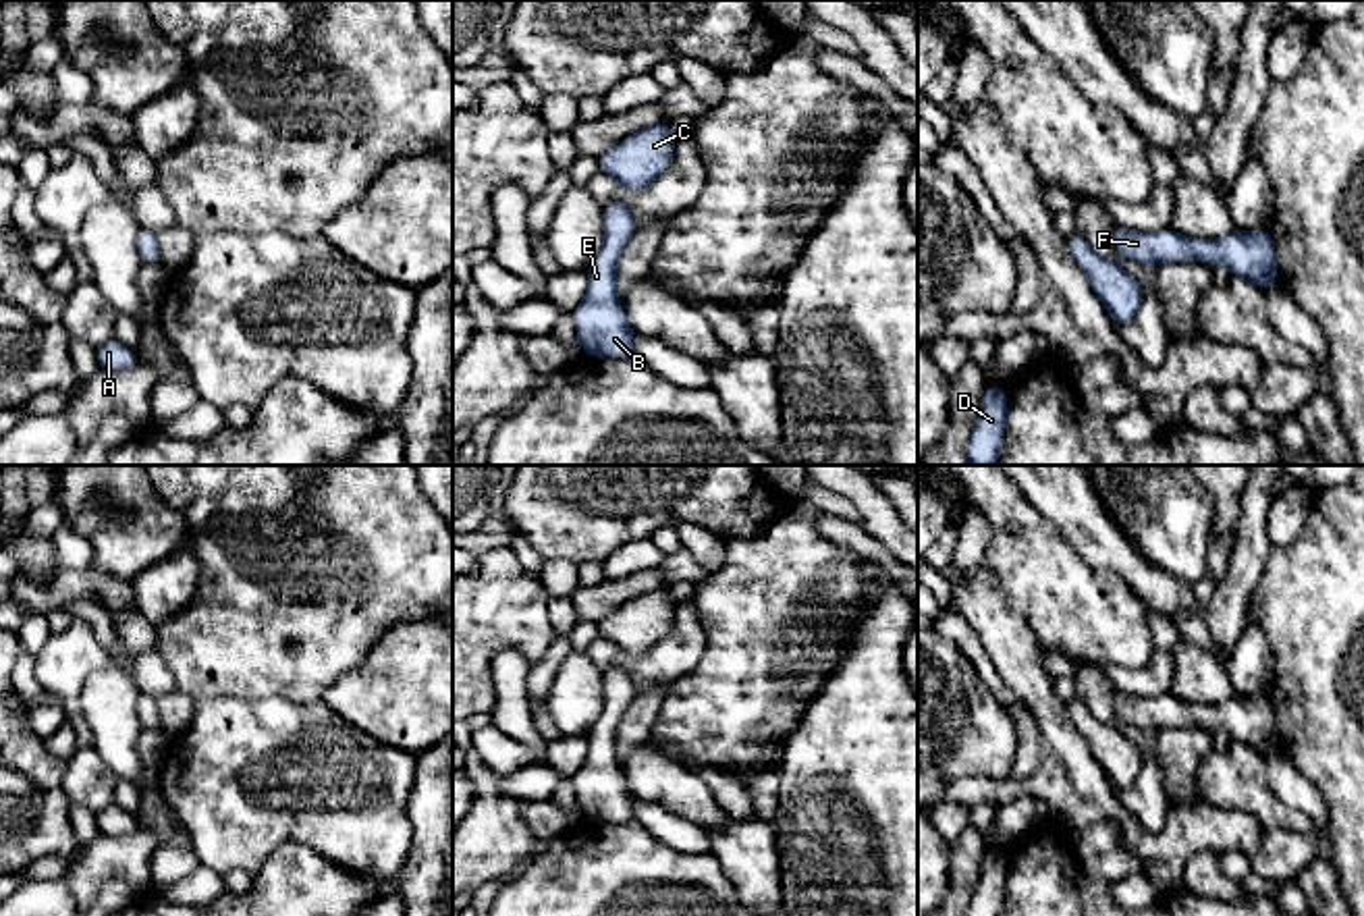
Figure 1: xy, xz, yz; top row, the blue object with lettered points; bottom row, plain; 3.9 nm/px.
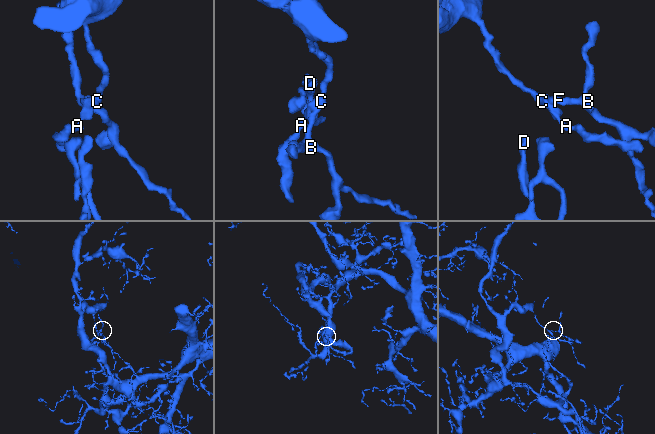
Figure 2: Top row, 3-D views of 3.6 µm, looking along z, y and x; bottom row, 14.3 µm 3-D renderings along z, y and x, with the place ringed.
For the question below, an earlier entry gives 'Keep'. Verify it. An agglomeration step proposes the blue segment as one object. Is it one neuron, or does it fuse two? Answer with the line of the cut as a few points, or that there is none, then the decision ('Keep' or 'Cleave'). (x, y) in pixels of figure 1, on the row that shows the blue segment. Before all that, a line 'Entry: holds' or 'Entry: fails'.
Entry: holds
No split. Keep

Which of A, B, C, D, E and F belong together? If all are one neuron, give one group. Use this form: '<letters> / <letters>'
A B C D E F

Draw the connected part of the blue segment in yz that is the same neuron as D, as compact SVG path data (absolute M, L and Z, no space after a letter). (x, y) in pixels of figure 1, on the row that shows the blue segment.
M988 386L980 405L980 417L967 440L970 465L994 465L1005 434L1007 393Z

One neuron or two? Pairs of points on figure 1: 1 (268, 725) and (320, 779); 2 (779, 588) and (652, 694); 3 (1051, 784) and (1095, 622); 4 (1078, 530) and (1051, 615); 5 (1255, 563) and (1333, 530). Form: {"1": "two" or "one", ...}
{"1": "one", "2": "two", "3": "two", "4": "two", "5": "two"}

